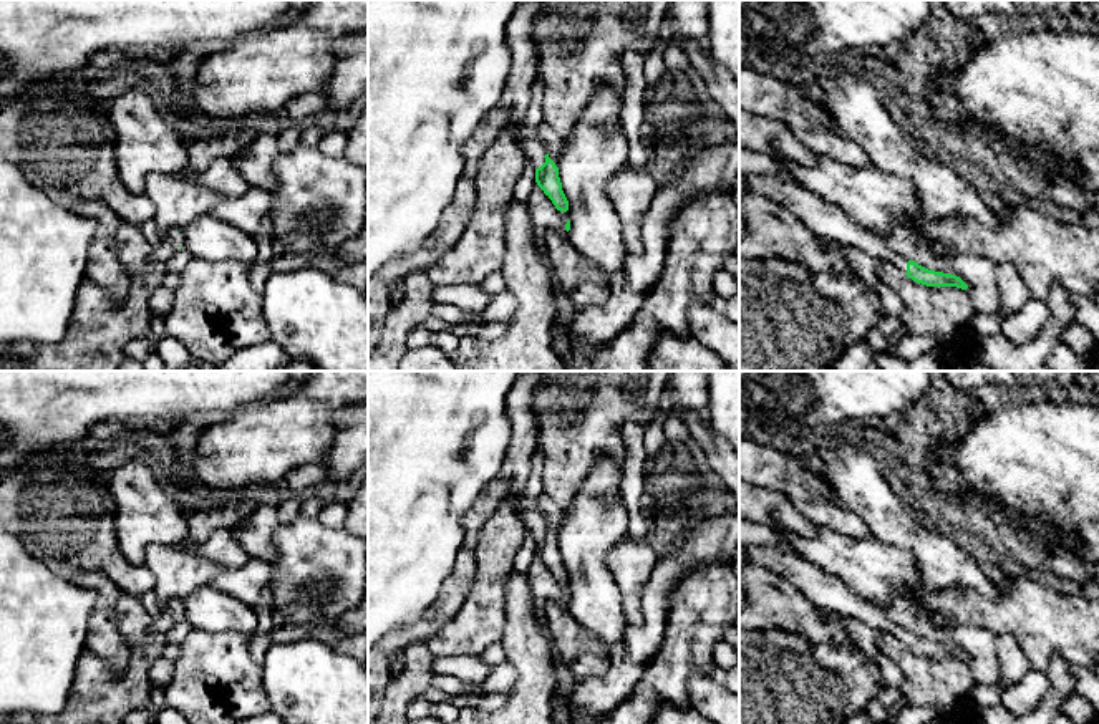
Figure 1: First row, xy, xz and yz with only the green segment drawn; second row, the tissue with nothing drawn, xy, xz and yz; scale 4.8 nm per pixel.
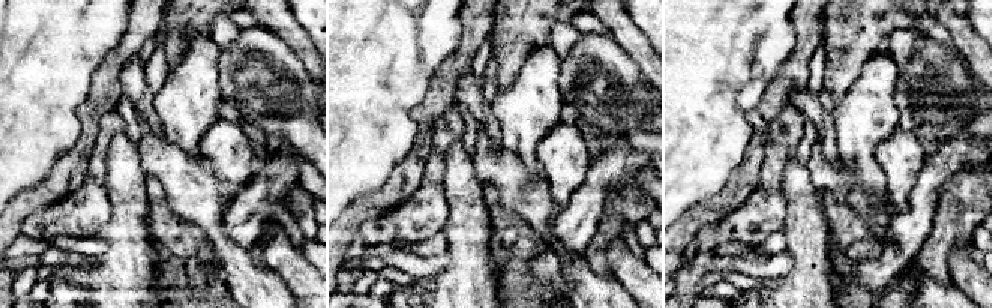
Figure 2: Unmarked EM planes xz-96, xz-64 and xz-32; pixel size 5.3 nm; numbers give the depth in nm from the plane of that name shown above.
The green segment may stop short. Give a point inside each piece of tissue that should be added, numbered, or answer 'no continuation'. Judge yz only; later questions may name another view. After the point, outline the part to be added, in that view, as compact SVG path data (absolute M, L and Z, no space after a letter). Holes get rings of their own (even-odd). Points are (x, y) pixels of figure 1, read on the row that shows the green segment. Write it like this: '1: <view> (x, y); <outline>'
1: yz (824, 219); M748 174L748 194L764 195L792 210L819 237L864 250L869 257L907 273L908 258L890 249L884 235L852 220L842 209L812 191L769 174Z

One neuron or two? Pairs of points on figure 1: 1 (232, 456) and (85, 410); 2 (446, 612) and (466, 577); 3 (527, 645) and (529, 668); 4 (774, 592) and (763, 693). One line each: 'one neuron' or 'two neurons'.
1: two neurons
2: one neuron
3: one neuron
4: two neurons

